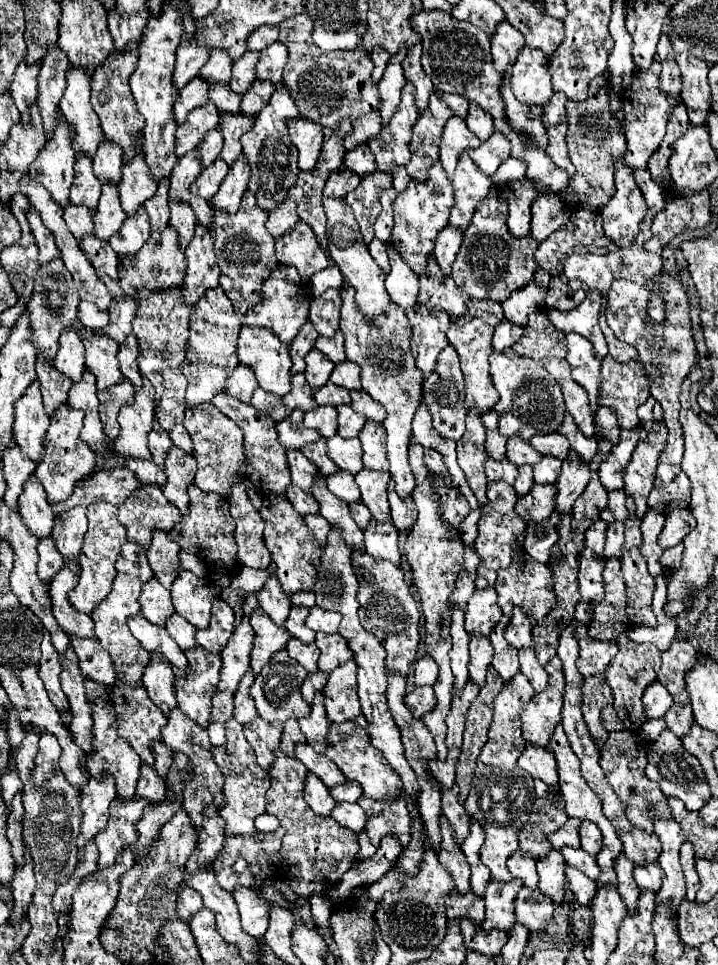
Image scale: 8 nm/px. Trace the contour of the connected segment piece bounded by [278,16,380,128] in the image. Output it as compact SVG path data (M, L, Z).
M294 16L280 24L278 42L288 48L288 62L284 66L282 80L296 102L300 116L334 128L340 120L356 120L368 112L374 112L380 104L376 84L372 84L372 60L364 46L356 52L322 52L310 38L312 20L308 16Z

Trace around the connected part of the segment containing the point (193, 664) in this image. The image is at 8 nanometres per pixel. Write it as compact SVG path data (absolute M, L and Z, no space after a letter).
M204 648L188 650L188 680L174 682L178 708L194 720L202 730L208 728L212 712L212 694L220 680L220 654L212 654Z

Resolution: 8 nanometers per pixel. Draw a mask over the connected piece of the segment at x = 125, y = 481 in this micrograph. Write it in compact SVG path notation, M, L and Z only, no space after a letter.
M112 468L112 470L100 470L92 474L86 484L76 484L72 498L68 502L60 502L60 506L52 506L54 514L62 514L82 502L90 504L90 496L98 496L114 506L122 506L128 496L132 496L136 490L140 490L140 480L132 470L124 468Z

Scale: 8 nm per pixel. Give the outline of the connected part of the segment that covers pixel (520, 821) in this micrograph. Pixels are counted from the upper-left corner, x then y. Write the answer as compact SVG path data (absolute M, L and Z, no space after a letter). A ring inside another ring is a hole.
M516 674L516 678L512 678L512 682L508 682L508 686L504 686L500 690L500 694L496 696L494 700L494 720L490 724L490 730L488 730L488 742L484 744L484 750L480 752L478 760L476 760L476 772L472 776L472 788L470 788L470 794L464 802L464 808L470 816L474 816L480 824L482 824L482 830L486 832L486 842L482 844L480 848L480 860L482 864L490 870L490 878L492 880L498 880L498 882L508 882L512 876L508 874L508 868L506 868L506 860L518 850L518 832L522 830L522 826L528 822L528 814L530 814L530 808L536 800L536 792L534 792L534 782L532 782L532 776L530 774L524 774L524 770L520 770L516 766L516 758L522 754L524 750L524 742L522 742L522 730L520 730L520 714L524 712L526 704L532 700L534 696L534 690L532 690L532 684L522 676L522 674Z

